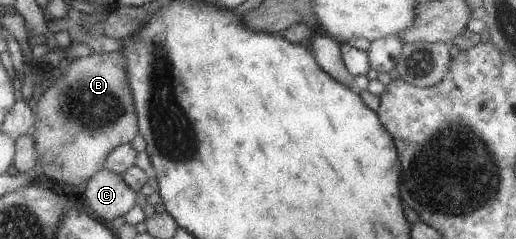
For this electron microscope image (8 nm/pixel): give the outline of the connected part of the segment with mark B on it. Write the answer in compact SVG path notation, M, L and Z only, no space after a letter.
M112 51L77 57L71 61L61 70L61 74L51 78L47 89L36 101L34 123L27 133L33 134L36 165L47 178L71 186L84 183L102 168L101 163L112 148L131 143L135 134L138 134L124 56L119 51Z

